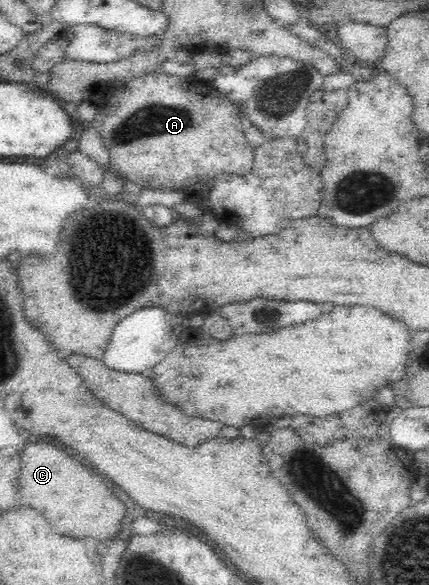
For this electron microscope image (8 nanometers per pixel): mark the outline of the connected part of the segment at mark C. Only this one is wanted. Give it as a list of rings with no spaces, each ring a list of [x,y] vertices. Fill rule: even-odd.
[[[33,439],[25,443],[20,461],[21,473],[18,485],[21,489],[19,489],[17,503],[41,511],[41,515],[49,519],[53,531],[71,538],[93,537],[99,541],[115,537],[115,533],[123,531],[121,527],[127,520],[125,505],[109,491],[109,487],[103,481],[97,479],[101,476],[95,473],[84,460],[75,457],[53,441]],[[65,477],[71,477],[71,483],[65,481]]]

